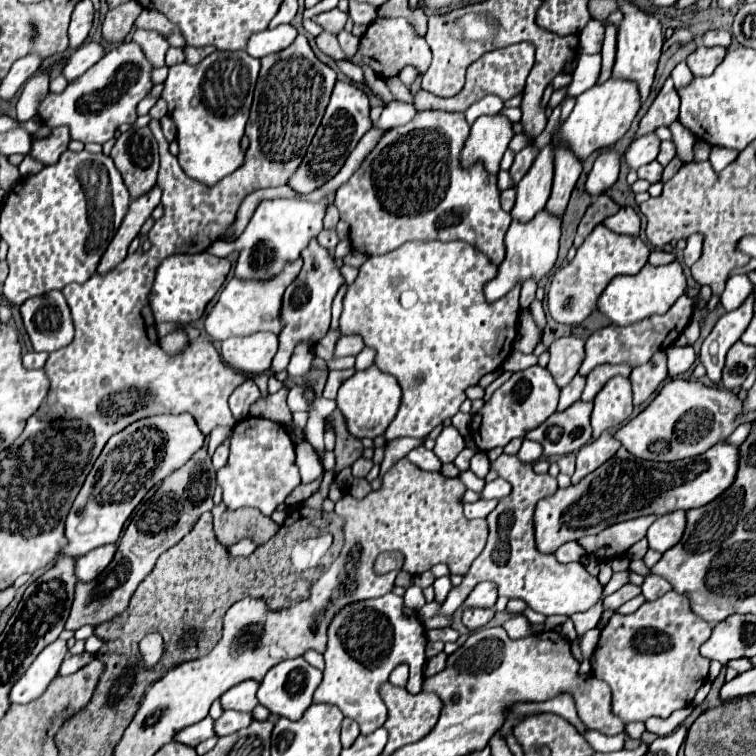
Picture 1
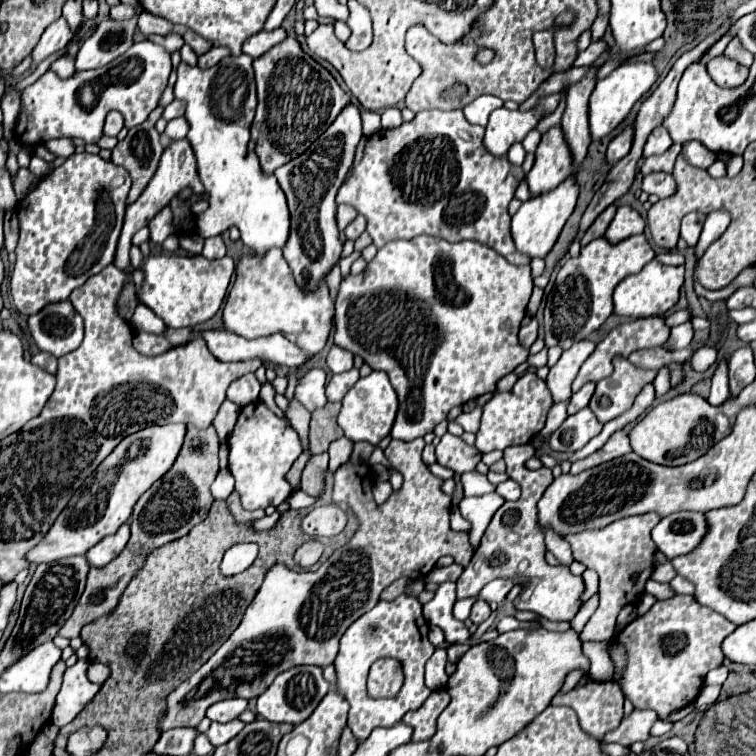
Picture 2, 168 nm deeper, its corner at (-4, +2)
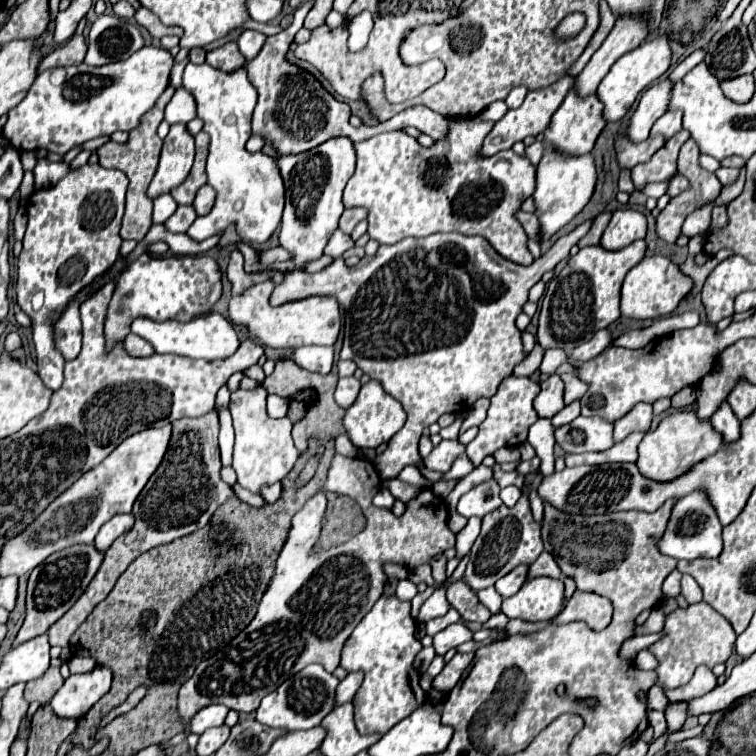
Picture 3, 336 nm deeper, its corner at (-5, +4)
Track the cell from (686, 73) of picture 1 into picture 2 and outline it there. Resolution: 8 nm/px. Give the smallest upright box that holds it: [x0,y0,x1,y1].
[700,34,734,64]

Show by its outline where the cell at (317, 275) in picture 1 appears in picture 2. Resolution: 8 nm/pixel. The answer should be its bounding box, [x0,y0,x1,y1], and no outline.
[274,105,360,289]

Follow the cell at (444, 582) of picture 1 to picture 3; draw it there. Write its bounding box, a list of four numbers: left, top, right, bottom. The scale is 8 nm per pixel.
[433,623,473,655]

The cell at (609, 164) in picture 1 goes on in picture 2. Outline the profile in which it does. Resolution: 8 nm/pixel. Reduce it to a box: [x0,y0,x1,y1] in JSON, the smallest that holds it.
[608,125,634,163]

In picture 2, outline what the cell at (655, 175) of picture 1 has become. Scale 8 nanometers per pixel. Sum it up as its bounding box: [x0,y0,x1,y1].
[642,173,676,199]

